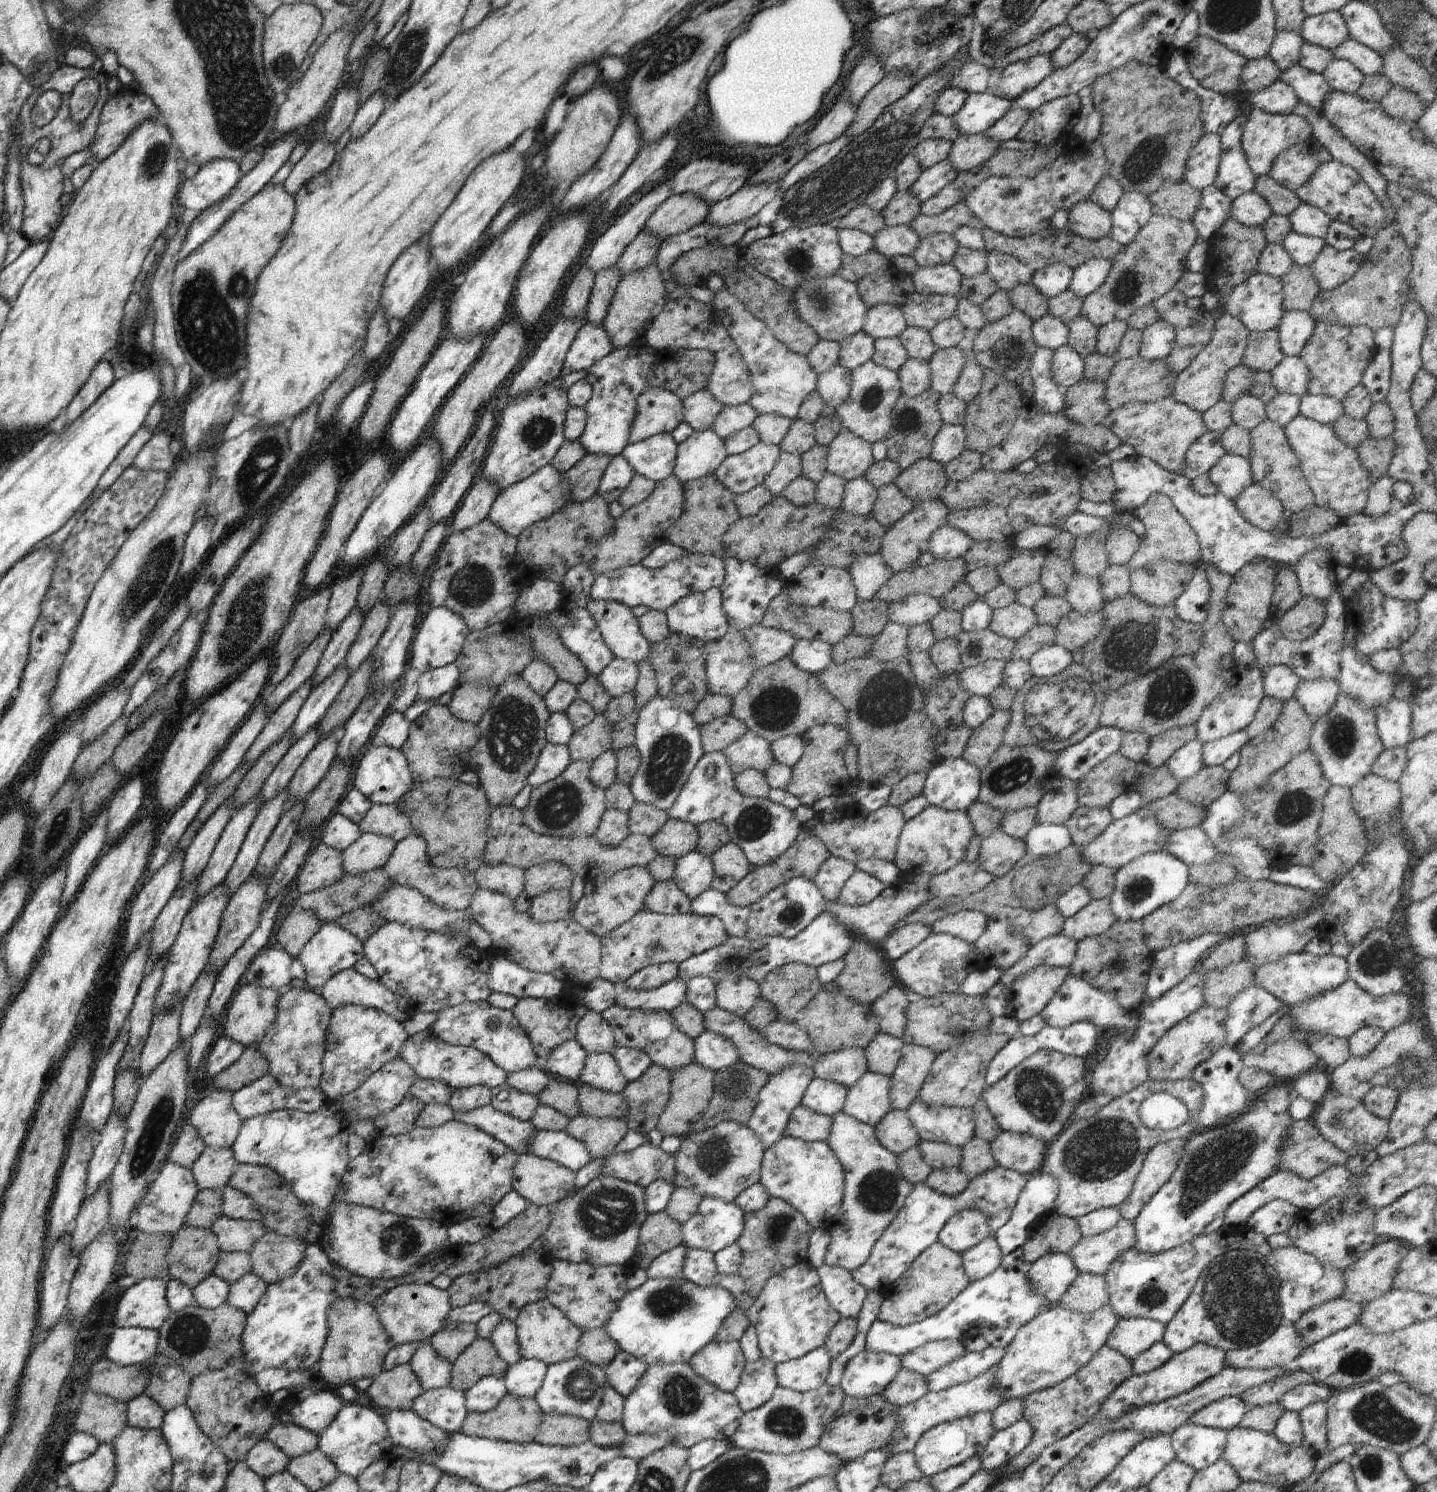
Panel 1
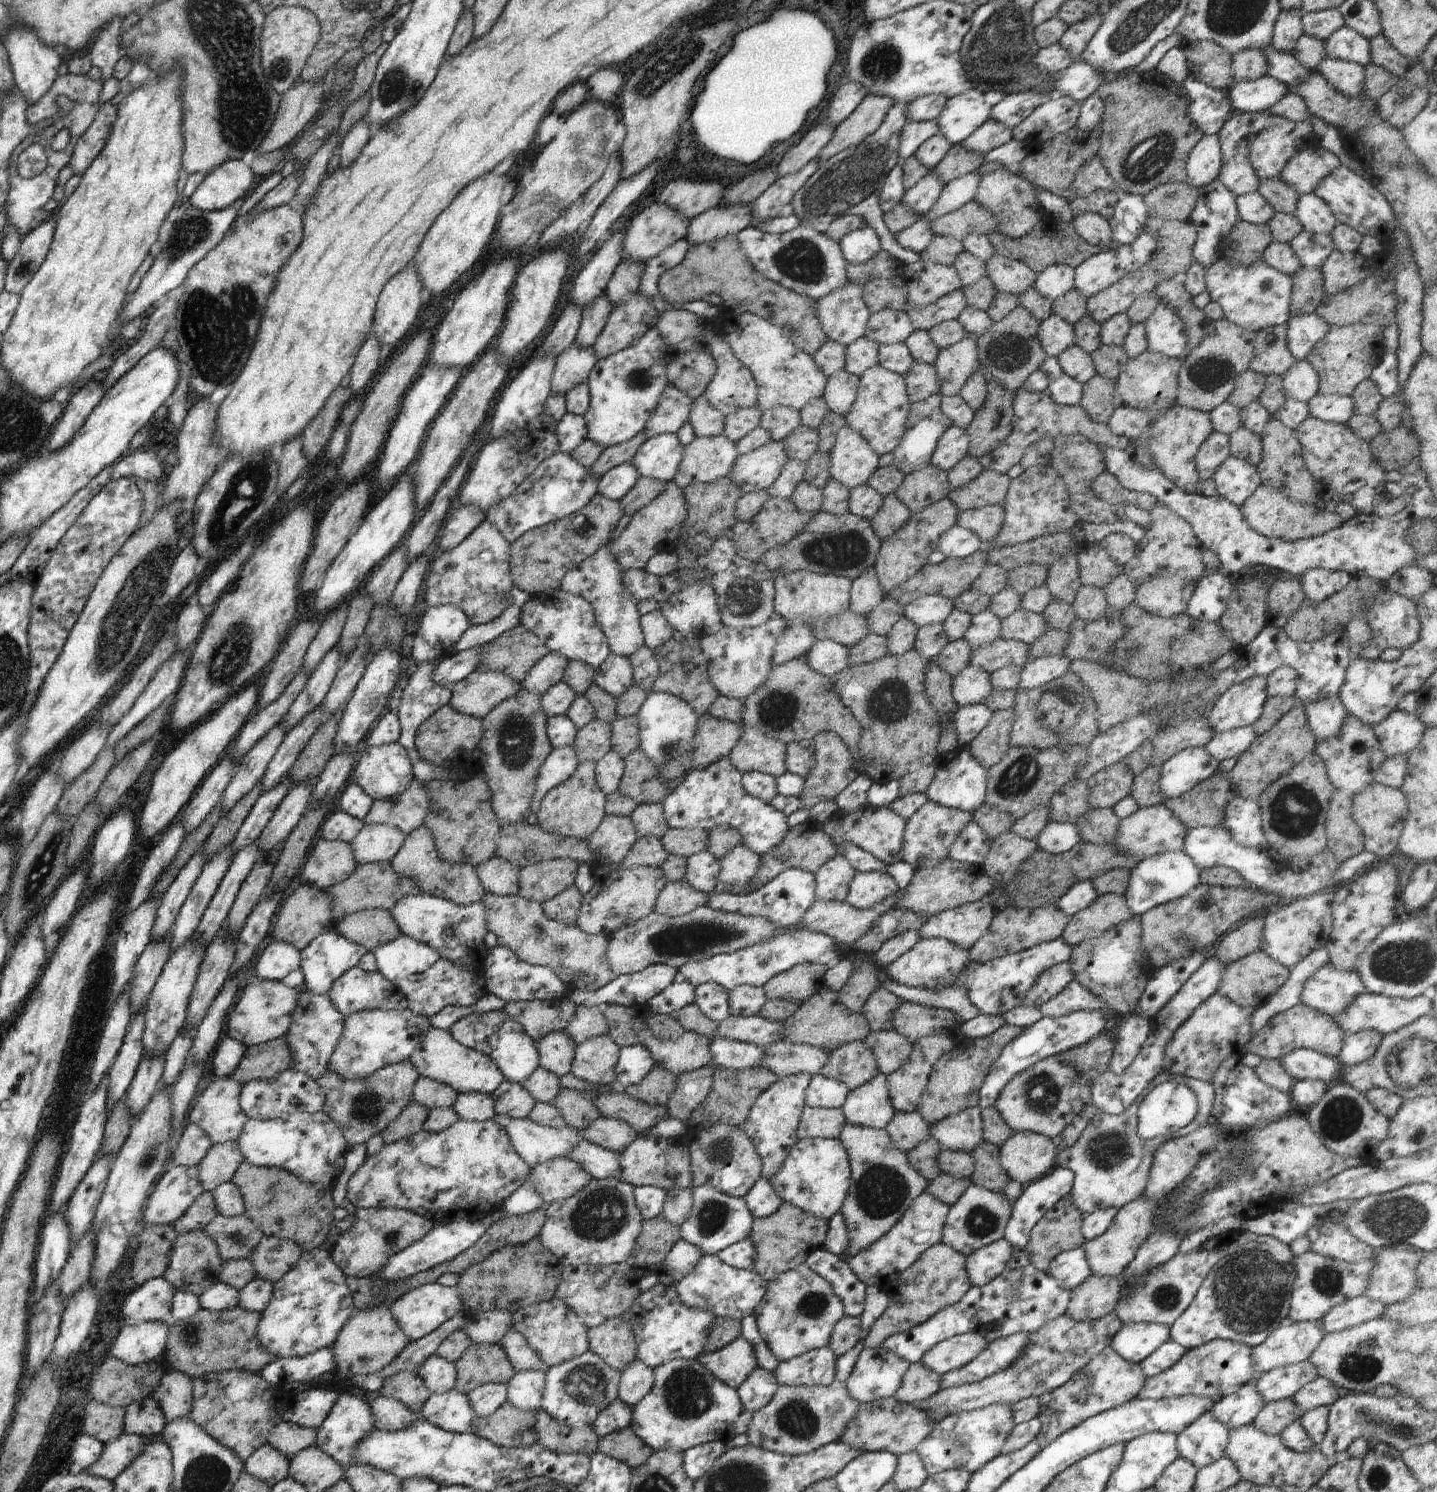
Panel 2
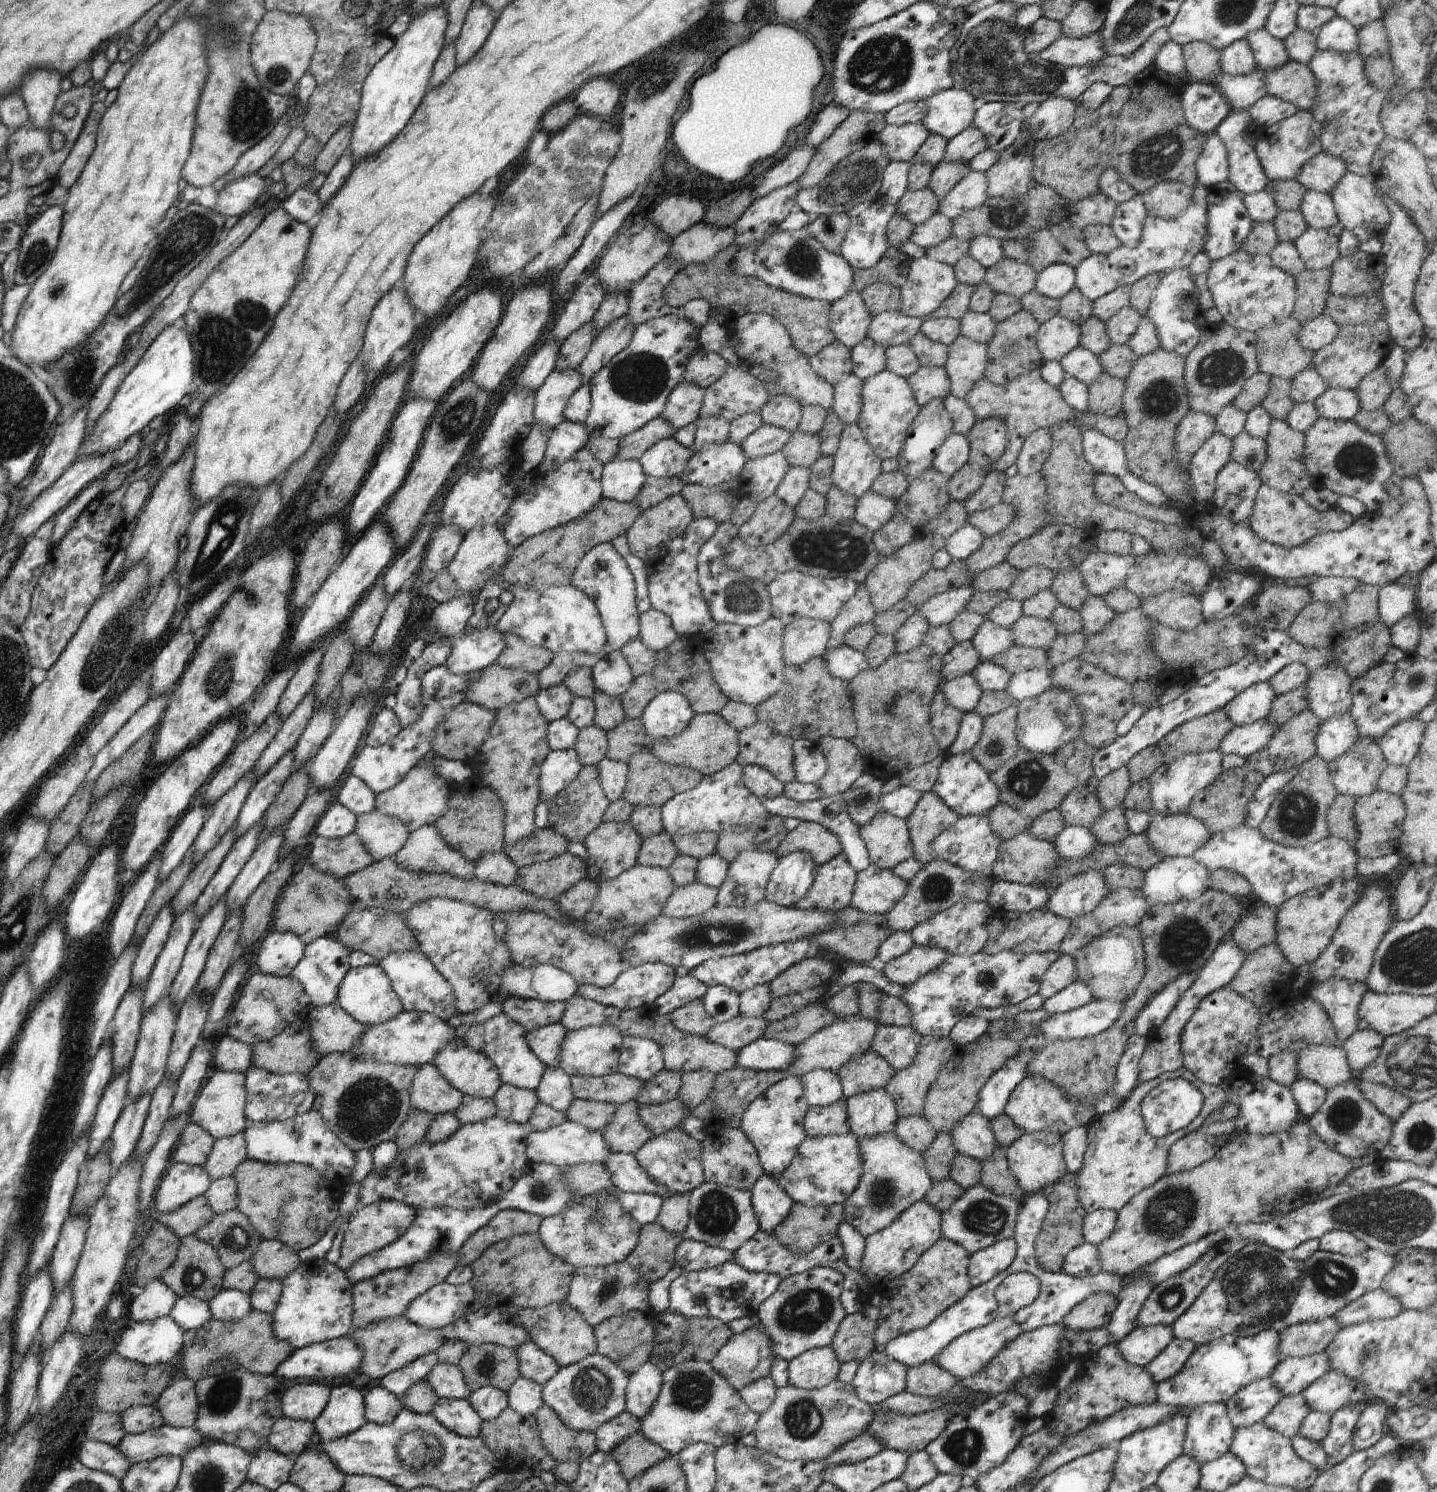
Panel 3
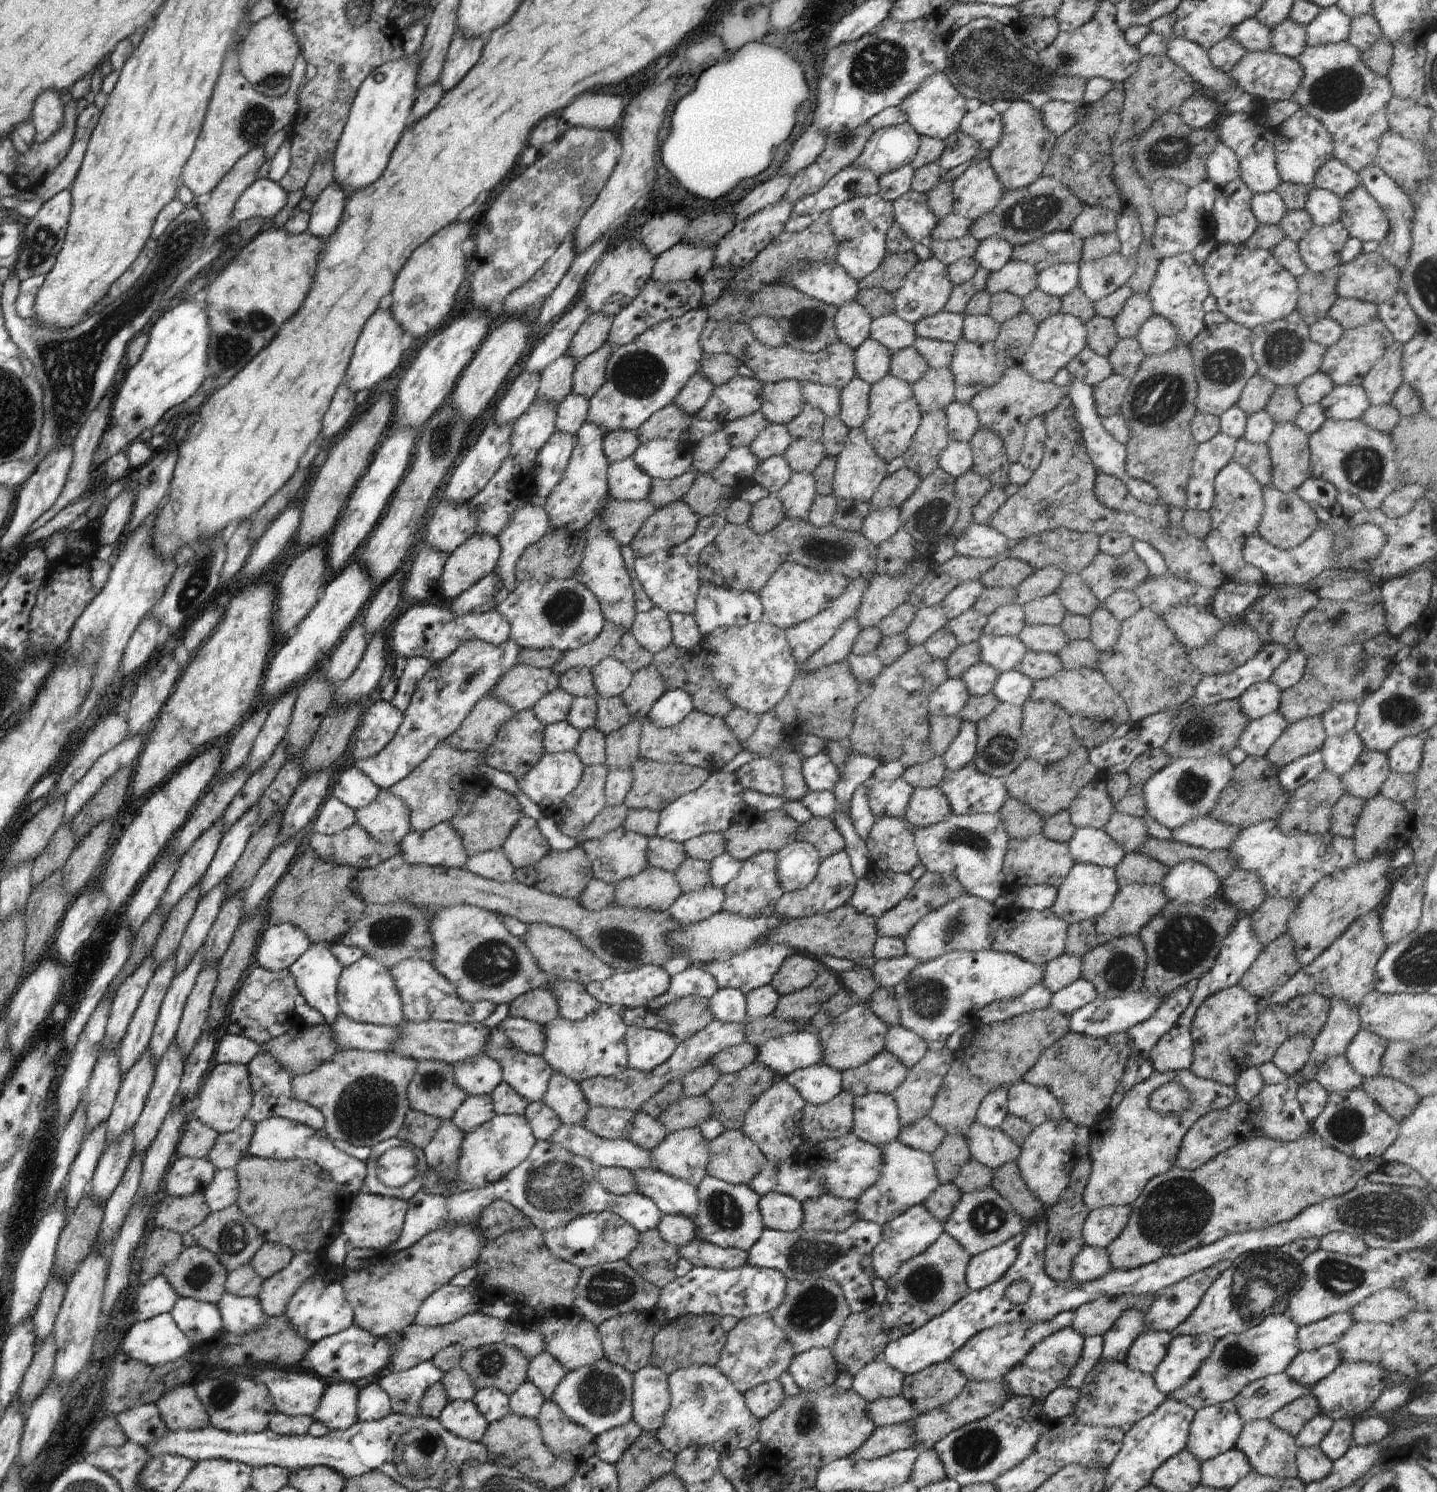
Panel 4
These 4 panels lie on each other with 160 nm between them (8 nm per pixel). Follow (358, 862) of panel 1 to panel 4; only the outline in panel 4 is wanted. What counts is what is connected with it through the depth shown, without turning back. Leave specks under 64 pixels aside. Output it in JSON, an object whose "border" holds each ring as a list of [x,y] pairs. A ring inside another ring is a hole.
{"border":[[[380,790],[374,801],[355,811],[355,822],[373,839],[400,845],[401,840],[411,831],[410,811],[402,799],[387,790]]]}

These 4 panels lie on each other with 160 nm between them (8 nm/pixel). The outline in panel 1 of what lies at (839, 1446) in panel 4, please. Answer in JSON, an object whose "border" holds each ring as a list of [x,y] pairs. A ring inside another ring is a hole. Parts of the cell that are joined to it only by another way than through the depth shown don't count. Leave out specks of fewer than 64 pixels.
{"border":[[[826,1383],[803,1393],[777,1387],[766,1404],[742,1415],[730,1442],[734,1443],[734,1447],[746,1451],[779,1455],[789,1455],[816,1447],[826,1424],[834,1418],[845,1398],[844,1391],[839,1386],[833,1387]]]}

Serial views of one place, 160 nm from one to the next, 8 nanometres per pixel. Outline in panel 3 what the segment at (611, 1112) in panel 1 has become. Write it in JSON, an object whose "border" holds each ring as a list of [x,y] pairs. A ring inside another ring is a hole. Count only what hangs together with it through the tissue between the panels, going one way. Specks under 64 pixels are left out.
{"border":[[[678,1098],[657,1105],[637,1106],[637,1116],[652,1137],[678,1128],[682,1119],[686,1120],[689,1115],[690,1108]]]}

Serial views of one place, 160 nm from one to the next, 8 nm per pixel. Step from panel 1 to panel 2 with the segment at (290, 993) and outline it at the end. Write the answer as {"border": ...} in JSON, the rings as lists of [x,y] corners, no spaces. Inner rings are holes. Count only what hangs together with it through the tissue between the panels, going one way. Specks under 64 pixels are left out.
{"border":[[[310,990],[299,993],[289,1029],[283,1036],[291,1054],[290,1069],[318,1080],[328,1070],[330,1057],[343,1031],[345,1017],[326,995],[314,994]]]}

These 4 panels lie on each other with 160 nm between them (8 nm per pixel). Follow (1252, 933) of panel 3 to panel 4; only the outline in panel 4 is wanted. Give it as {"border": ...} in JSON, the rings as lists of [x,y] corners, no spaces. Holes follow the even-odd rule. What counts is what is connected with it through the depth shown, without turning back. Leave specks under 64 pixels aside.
{"border":[[[1264,899],[1249,915],[1253,935],[1263,945],[1267,945],[1286,933],[1288,917],[1297,909],[1297,904],[1296,899]]]}

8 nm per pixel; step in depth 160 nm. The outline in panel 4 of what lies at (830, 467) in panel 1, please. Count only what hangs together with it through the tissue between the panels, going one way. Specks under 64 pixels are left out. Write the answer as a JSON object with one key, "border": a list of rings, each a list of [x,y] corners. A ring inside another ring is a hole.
{"border":[[[849,429],[847,441],[842,452],[837,456],[836,470],[833,476],[834,496],[838,499],[855,500],[869,503],[872,495],[886,474],[887,461],[878,456],[878,453],[867,441],[864,429]]]}

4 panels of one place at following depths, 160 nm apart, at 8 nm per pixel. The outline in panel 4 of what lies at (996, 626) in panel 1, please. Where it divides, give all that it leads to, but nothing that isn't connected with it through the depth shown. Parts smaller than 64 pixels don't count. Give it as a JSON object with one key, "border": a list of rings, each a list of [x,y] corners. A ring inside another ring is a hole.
{"border":[[[1024,625],[1017,637],[1027,650],[1056,655],[1066,646],[1069,638],[1060,625]]]}

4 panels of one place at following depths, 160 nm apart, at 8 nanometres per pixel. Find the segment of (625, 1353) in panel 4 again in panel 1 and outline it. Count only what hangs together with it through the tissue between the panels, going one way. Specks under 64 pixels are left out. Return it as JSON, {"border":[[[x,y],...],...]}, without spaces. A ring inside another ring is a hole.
{"border":[[[604,1327],[587,1330],[581,1334],[577,1348],[577,1356],[590,1364],[605,1367],[613,1356],[620,1351],[613,1338],[608,1336]]]}

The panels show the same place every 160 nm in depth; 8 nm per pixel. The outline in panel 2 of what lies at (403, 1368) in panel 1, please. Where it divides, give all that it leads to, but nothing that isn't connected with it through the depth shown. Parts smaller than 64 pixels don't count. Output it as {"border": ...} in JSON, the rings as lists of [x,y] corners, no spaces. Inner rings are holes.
{"border":[[[400,1371],[384,1379],[379,1394],[400,1401],[411,1411],[420,1414],[423,1402],[431,1392],[416,1372]]]}

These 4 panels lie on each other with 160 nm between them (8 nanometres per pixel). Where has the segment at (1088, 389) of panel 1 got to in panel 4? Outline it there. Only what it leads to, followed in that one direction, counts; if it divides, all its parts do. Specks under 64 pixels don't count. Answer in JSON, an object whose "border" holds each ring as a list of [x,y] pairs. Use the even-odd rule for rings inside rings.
{"border":[[[1112,373],[1092,387],[1096,401],[1096,412],[1101,417],[1109,417],[1119,412],[1124,395],[1129,389],[1131,379]]]}

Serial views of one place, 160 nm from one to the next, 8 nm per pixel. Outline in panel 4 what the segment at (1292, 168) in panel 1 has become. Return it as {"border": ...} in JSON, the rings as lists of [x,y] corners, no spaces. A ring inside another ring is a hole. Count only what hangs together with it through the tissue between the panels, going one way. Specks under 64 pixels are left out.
{"border":[[[1338,159],[1327,160],[1316,171],[1313,178],[1314,189],[1324,189],[1340,199],[1360,184],[1359,174]]]}

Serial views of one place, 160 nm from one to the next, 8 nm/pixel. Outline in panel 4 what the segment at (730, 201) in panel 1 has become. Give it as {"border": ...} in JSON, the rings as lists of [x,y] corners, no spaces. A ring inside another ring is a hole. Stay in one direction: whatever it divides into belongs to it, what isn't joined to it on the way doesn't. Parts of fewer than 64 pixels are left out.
{"border":[[[680,241],[660,254],[650,279],[663,283],[687,280],[700,282],[715,264],[716,249],[714,245],[699,247]]]}

